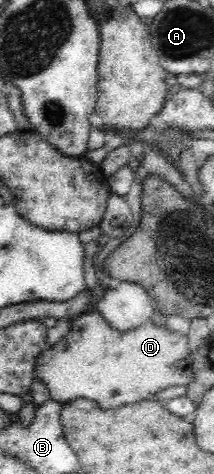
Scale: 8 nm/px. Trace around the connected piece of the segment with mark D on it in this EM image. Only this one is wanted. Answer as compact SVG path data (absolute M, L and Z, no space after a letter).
M85 312L71 321L71 329L55 344L49 344L35 358L34 378L43 382L49 390L50 399L66 403L74 398L87 398L98 402L102 410L120 408L148 400L160 390L172 386L188 386L194 380L192 353L186 334L172 331L166 324L158 325L152 319L142 322L132 330L116 330L97 312Z

